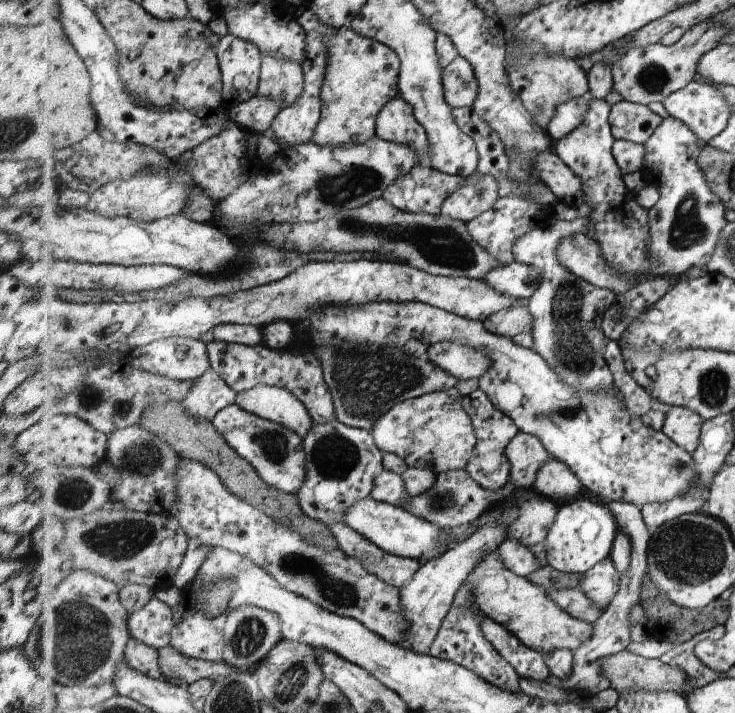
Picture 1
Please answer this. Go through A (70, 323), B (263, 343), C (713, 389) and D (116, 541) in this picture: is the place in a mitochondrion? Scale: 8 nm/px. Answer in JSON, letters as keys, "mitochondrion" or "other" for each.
{"A":"mitochondrion","B":"other","C":"mitochondrion","D":"mitochondrion"}

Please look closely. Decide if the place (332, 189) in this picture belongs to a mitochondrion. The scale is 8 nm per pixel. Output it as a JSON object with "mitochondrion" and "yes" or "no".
{"mitochondrion":"yes"}

